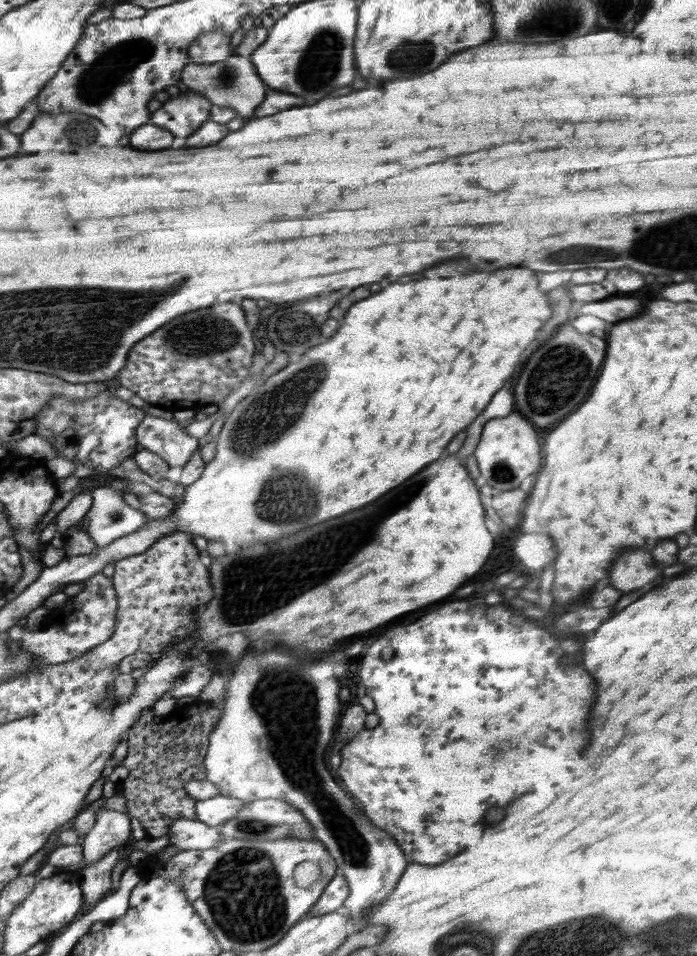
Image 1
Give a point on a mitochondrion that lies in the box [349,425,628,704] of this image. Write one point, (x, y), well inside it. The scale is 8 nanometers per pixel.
(405, 496)

